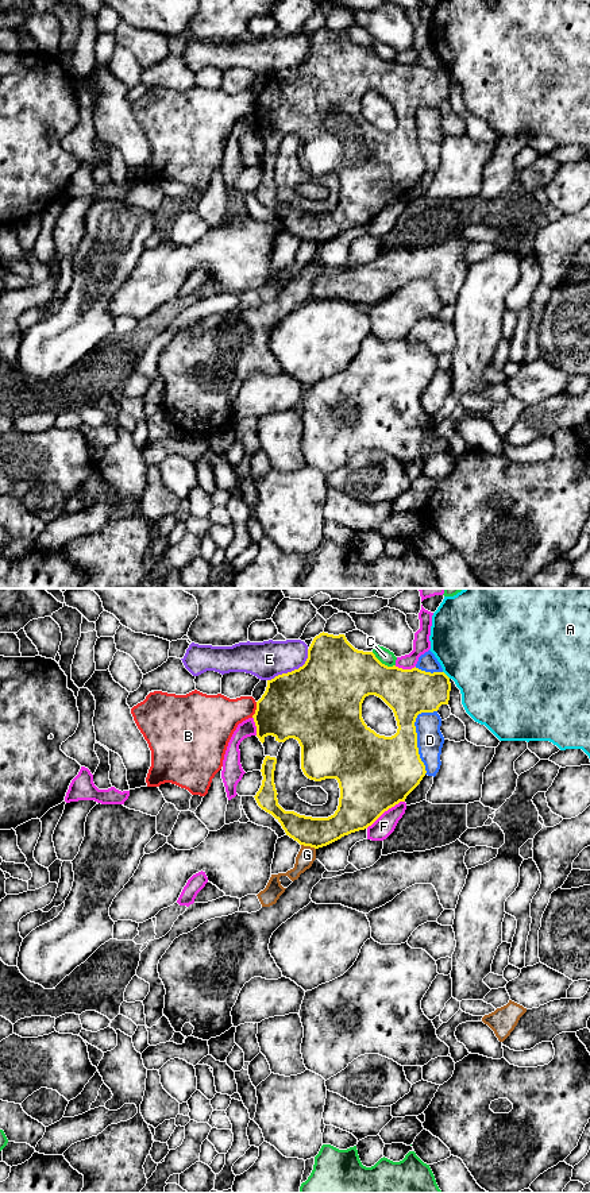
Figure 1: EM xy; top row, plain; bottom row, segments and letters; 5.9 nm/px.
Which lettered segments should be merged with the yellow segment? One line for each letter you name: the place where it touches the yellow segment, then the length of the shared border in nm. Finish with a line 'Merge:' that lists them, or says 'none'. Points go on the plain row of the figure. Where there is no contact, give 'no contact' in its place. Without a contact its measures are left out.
Merge: none

